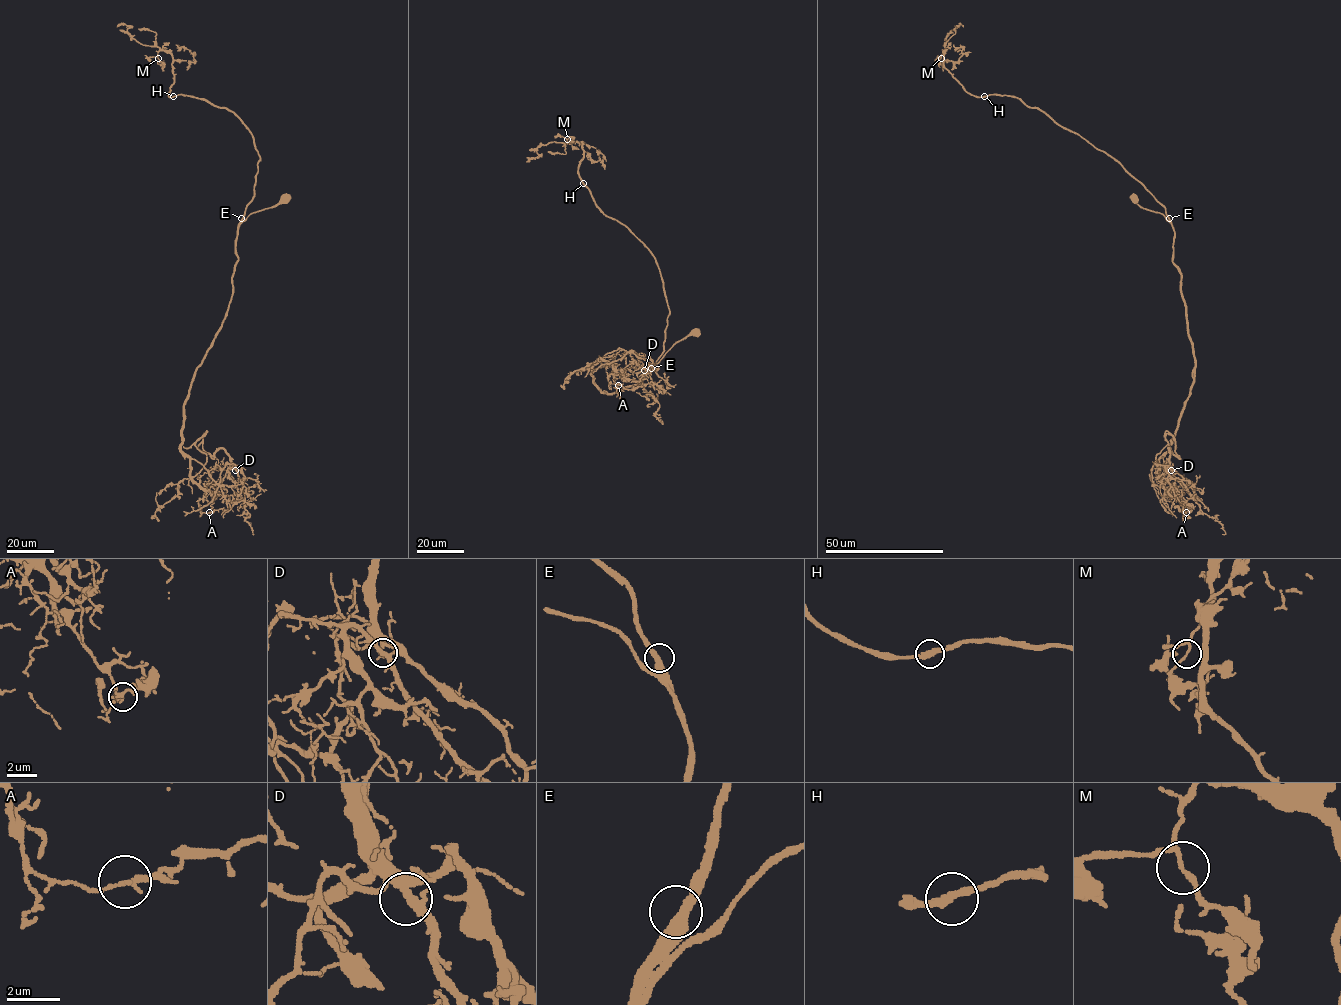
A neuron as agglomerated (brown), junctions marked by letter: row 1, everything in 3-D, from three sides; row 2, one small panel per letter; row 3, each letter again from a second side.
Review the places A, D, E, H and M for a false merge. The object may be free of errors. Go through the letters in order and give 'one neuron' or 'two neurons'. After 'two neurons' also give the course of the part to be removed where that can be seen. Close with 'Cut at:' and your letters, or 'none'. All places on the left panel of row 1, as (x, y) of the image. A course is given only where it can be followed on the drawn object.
A: two neurons | (209, 512), (244, 495), (230, 456), (206, 453), (204, 434), (195, 444), (206, 456), (203, 468), (154, 518)
D: one neuron
E: one neuron
H: one neuron
M: one neuron
Cut at: A

